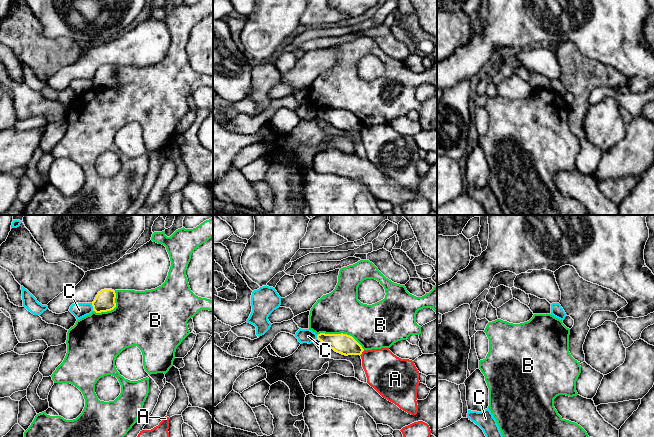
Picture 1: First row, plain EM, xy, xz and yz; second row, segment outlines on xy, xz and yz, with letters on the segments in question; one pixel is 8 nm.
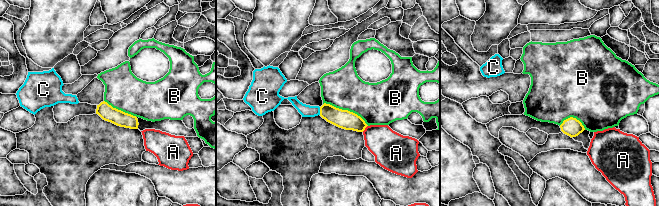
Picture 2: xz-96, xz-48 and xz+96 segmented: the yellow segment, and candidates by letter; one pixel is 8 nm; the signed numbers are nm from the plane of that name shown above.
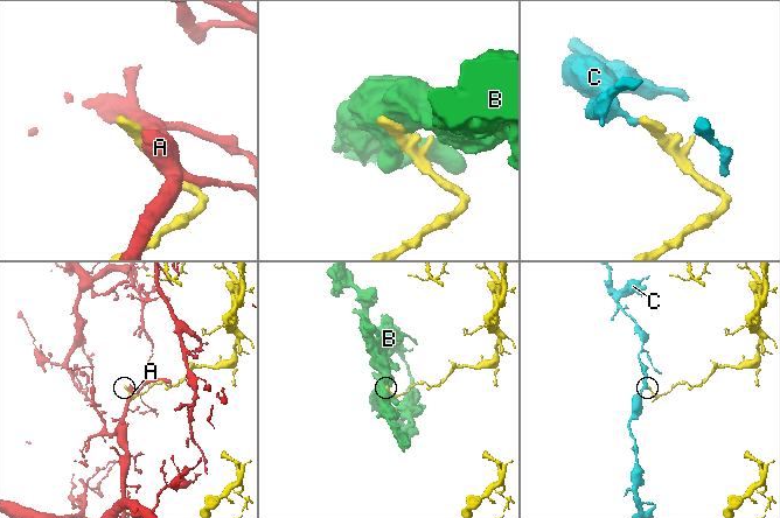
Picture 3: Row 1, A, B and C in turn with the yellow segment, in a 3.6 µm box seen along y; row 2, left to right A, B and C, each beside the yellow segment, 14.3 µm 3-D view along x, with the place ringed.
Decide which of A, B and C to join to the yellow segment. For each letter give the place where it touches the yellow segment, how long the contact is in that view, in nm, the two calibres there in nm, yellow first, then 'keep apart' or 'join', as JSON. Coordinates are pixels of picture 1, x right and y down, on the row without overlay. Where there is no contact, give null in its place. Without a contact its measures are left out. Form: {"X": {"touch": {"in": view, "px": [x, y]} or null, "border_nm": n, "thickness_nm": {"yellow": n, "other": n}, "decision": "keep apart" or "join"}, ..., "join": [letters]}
{"A": {"touch": {"in": "xz", "px": [361, 129]}, "border_nm": 60, "thickness_nm": {"yellow": 160, "other": 320}, "decision": "keep apart"}, "B": {"touch": {"in": "xz", "px": [341, 109]}, "border_nm": 400, "thickness_nm": {"yellow": 160, "other": 340}, "decision": "keep apart"}, "C": {"touch": {"in": "xy", "px": [93, 83]}, "border_nm": 70, "thickness_nm": {"yellow": 160, "other": 120}, "decision": "keep apart"}, "join": []}

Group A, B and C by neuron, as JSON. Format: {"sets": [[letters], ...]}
{"sets": [["A"], ["B"], ["C"]]}

